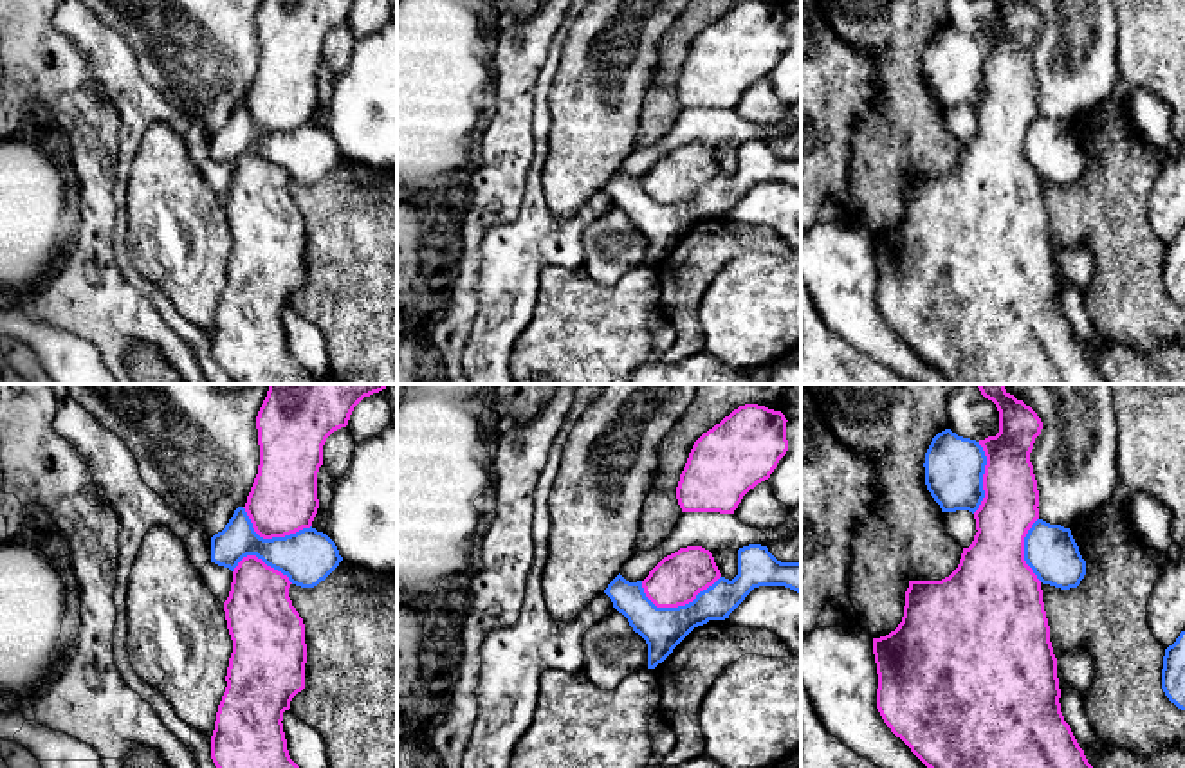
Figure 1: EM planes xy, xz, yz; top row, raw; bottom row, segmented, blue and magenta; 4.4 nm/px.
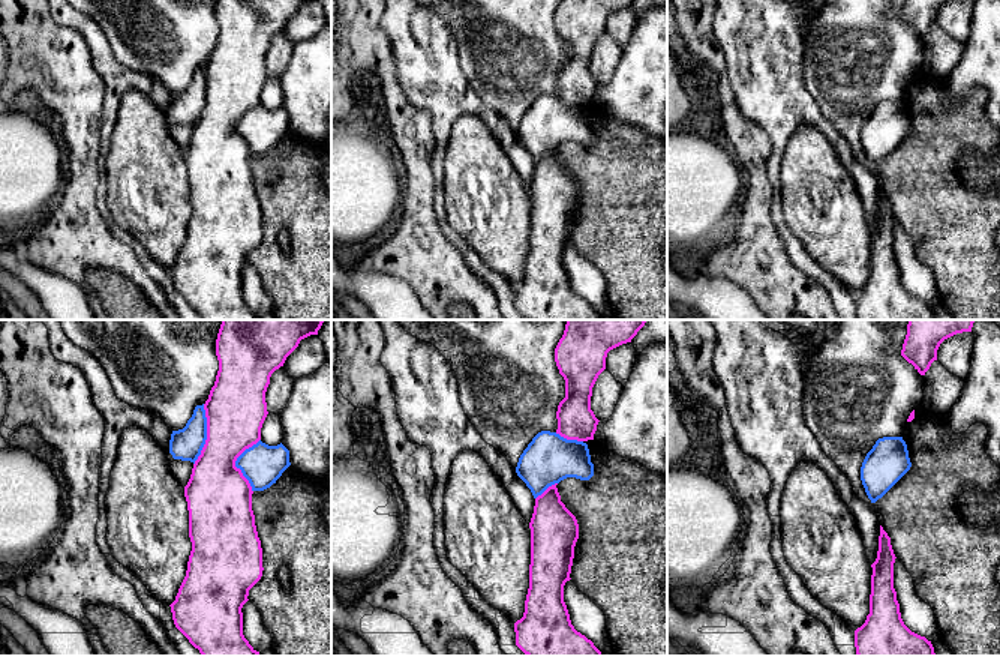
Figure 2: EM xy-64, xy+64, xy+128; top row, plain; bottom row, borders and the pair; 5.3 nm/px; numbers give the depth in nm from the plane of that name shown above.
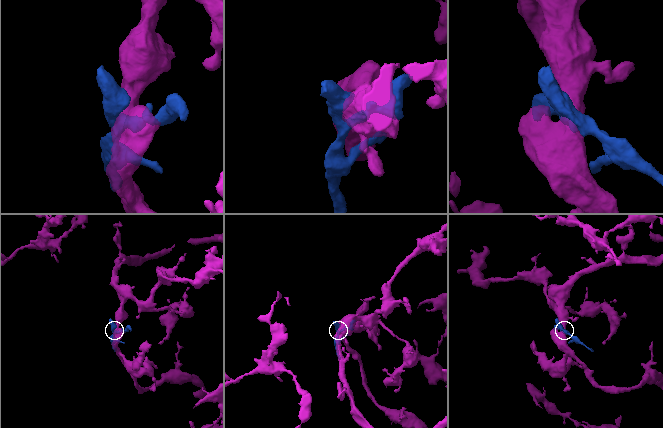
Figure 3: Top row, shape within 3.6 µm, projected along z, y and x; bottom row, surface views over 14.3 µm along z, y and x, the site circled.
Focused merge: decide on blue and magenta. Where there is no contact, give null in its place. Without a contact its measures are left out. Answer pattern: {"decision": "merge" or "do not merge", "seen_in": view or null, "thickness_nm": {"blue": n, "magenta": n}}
{"decision": "do not merge", "seen_in": "xz", "thickness_nm": {"blue": 190, "magenta": 220}}

